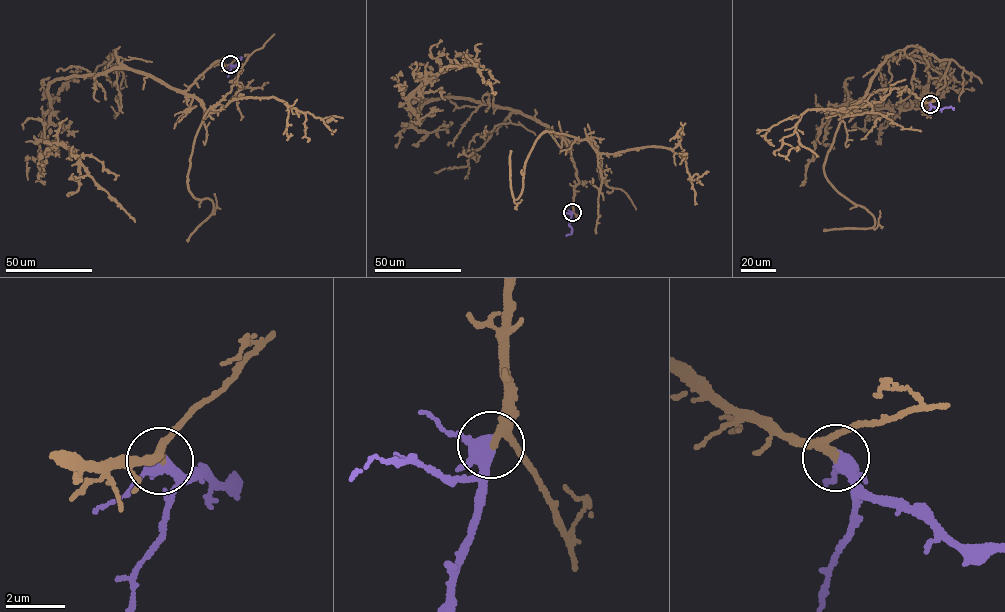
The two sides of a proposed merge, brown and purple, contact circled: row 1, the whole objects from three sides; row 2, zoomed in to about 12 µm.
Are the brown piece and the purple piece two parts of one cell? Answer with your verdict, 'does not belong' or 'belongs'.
belongs

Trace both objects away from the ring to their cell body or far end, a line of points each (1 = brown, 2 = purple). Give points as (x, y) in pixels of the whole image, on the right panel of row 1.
1: (930, 104), (903, 87), (868, 94), (891, 56), (925, 61), (923, 95), (838, 109), (820, 129), (800, 186)
2: (930, 104), (937, 109), (952, 107), (953, 110)

